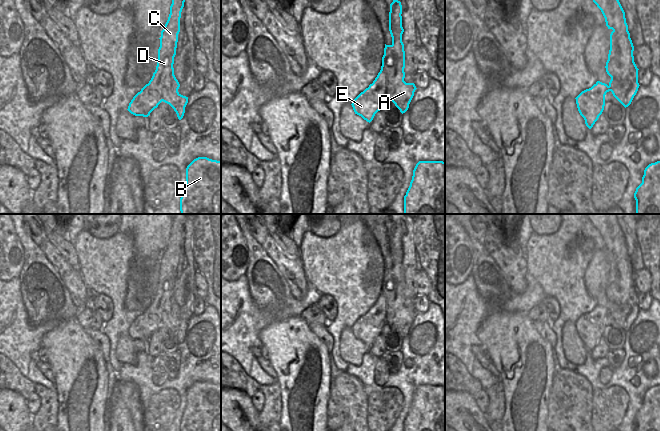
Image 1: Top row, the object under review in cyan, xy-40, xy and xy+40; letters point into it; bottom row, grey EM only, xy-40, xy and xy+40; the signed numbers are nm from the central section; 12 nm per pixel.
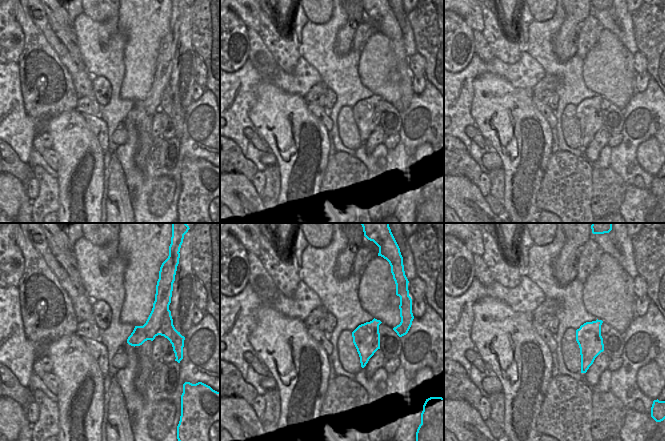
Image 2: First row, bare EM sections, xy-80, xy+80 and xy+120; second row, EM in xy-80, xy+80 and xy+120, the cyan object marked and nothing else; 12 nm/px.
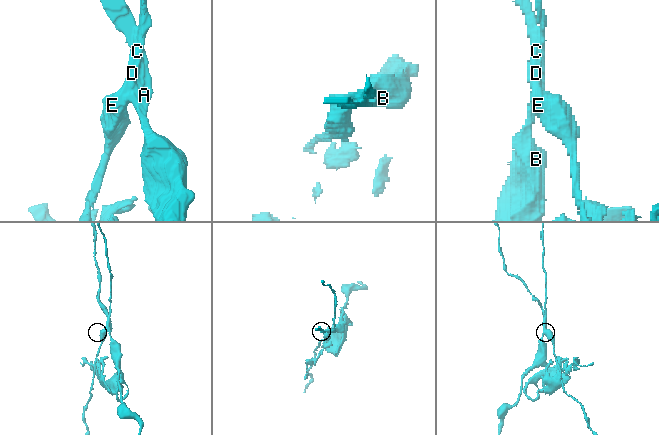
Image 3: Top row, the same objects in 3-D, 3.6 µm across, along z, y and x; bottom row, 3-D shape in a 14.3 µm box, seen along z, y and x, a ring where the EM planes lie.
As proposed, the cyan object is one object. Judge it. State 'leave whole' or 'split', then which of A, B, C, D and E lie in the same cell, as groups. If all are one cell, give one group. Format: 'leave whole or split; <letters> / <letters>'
split; A B / C D E

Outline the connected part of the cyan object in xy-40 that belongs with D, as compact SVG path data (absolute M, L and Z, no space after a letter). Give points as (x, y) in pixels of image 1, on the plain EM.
M174 214L170 238L161 255L160 271L156 294L148 308L138 316L128 330L128 335L135 340L148 341L162 326L164 304L172 300L172 290L176 279L180 242L187 217L184 214Z

